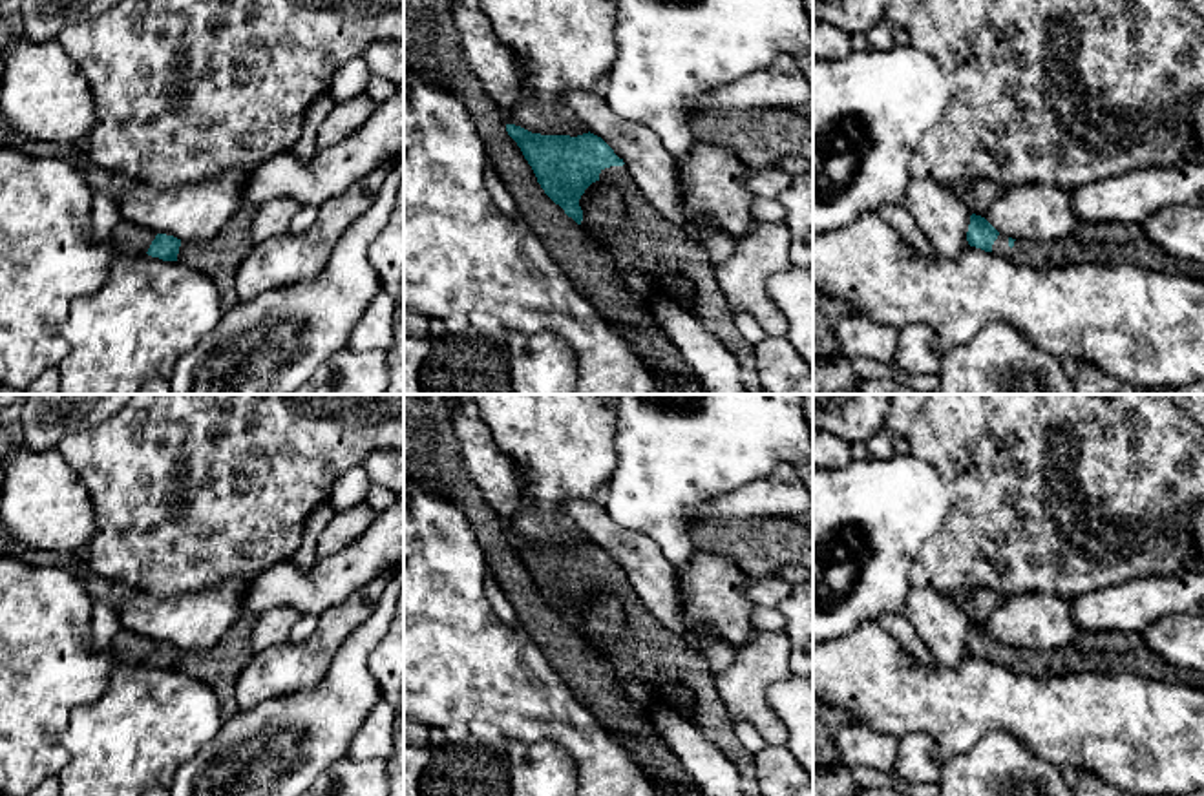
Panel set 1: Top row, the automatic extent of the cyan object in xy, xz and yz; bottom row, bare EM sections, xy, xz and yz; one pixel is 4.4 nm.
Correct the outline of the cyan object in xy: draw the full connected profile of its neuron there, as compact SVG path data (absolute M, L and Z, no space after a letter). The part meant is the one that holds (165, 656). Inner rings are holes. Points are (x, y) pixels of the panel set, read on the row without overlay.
M241 617L208 650L181 650L174 644L157 643L146 663L205 681L225 703L234 699L238 677L256 655L250 650L250 632L252 617Z

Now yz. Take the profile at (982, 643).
M972 623L966 641L970 655L992 661L1027 676L1135 674L1155 681L1177 677L1191 688L1204 688L1204 674L1167 665L1146 646L1127 652L1087 652L1074 644L1049 650L1012 648L999 643L985 626Z

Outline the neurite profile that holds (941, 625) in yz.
M914 588L903 615L939 666L954 668L968 655L966 641L972 621L948 593Z

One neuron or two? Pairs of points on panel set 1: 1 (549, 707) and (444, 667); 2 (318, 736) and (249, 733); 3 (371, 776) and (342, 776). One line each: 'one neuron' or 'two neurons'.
1: one neuron
2: one neuron
3: one neuron

